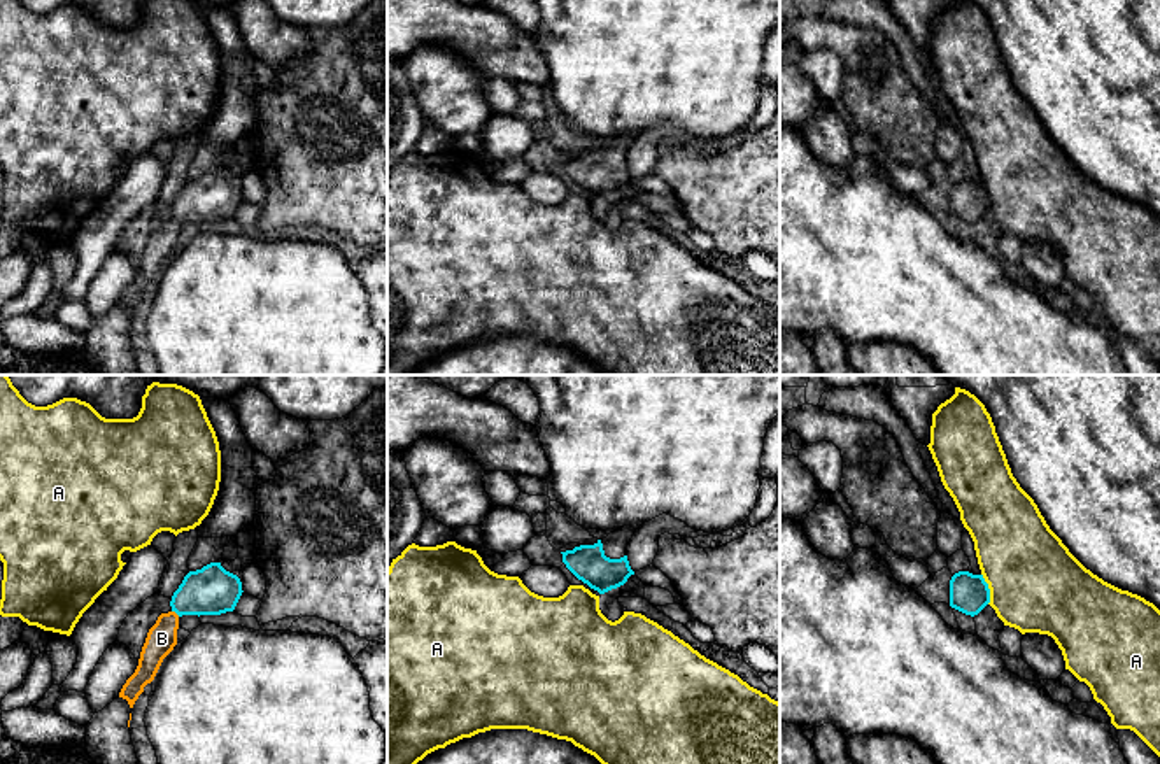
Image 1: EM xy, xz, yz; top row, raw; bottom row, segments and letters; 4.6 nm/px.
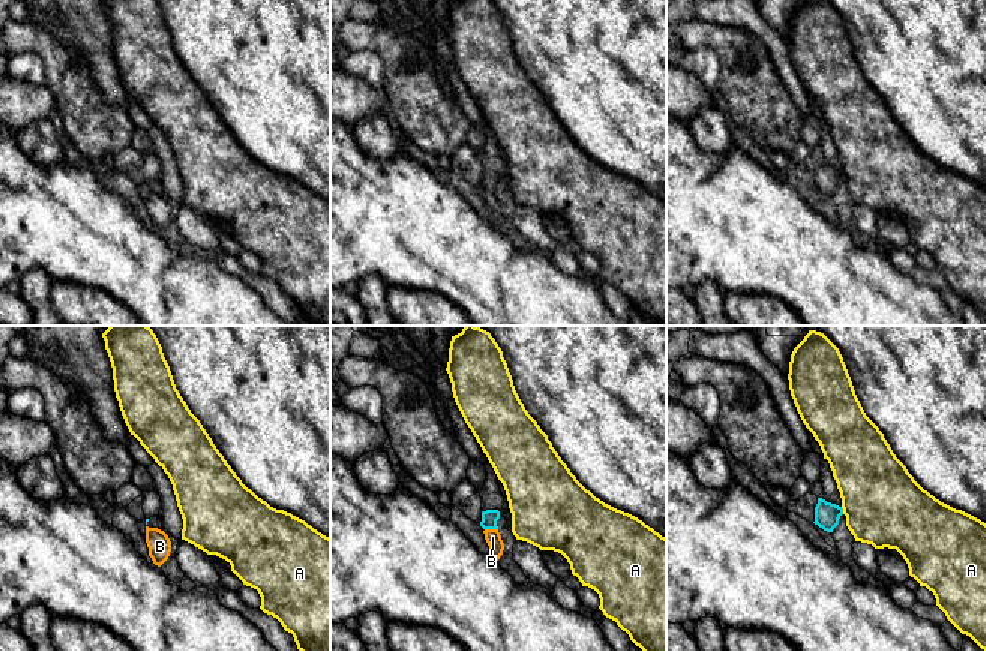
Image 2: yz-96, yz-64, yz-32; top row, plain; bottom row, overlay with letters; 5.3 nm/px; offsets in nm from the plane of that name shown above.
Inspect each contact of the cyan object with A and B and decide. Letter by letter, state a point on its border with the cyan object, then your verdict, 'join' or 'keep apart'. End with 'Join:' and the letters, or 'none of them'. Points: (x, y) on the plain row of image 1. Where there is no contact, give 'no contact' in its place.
A: contact yz (989, 197); keep apart
B: contact xy (176, 219); join
Join: B

